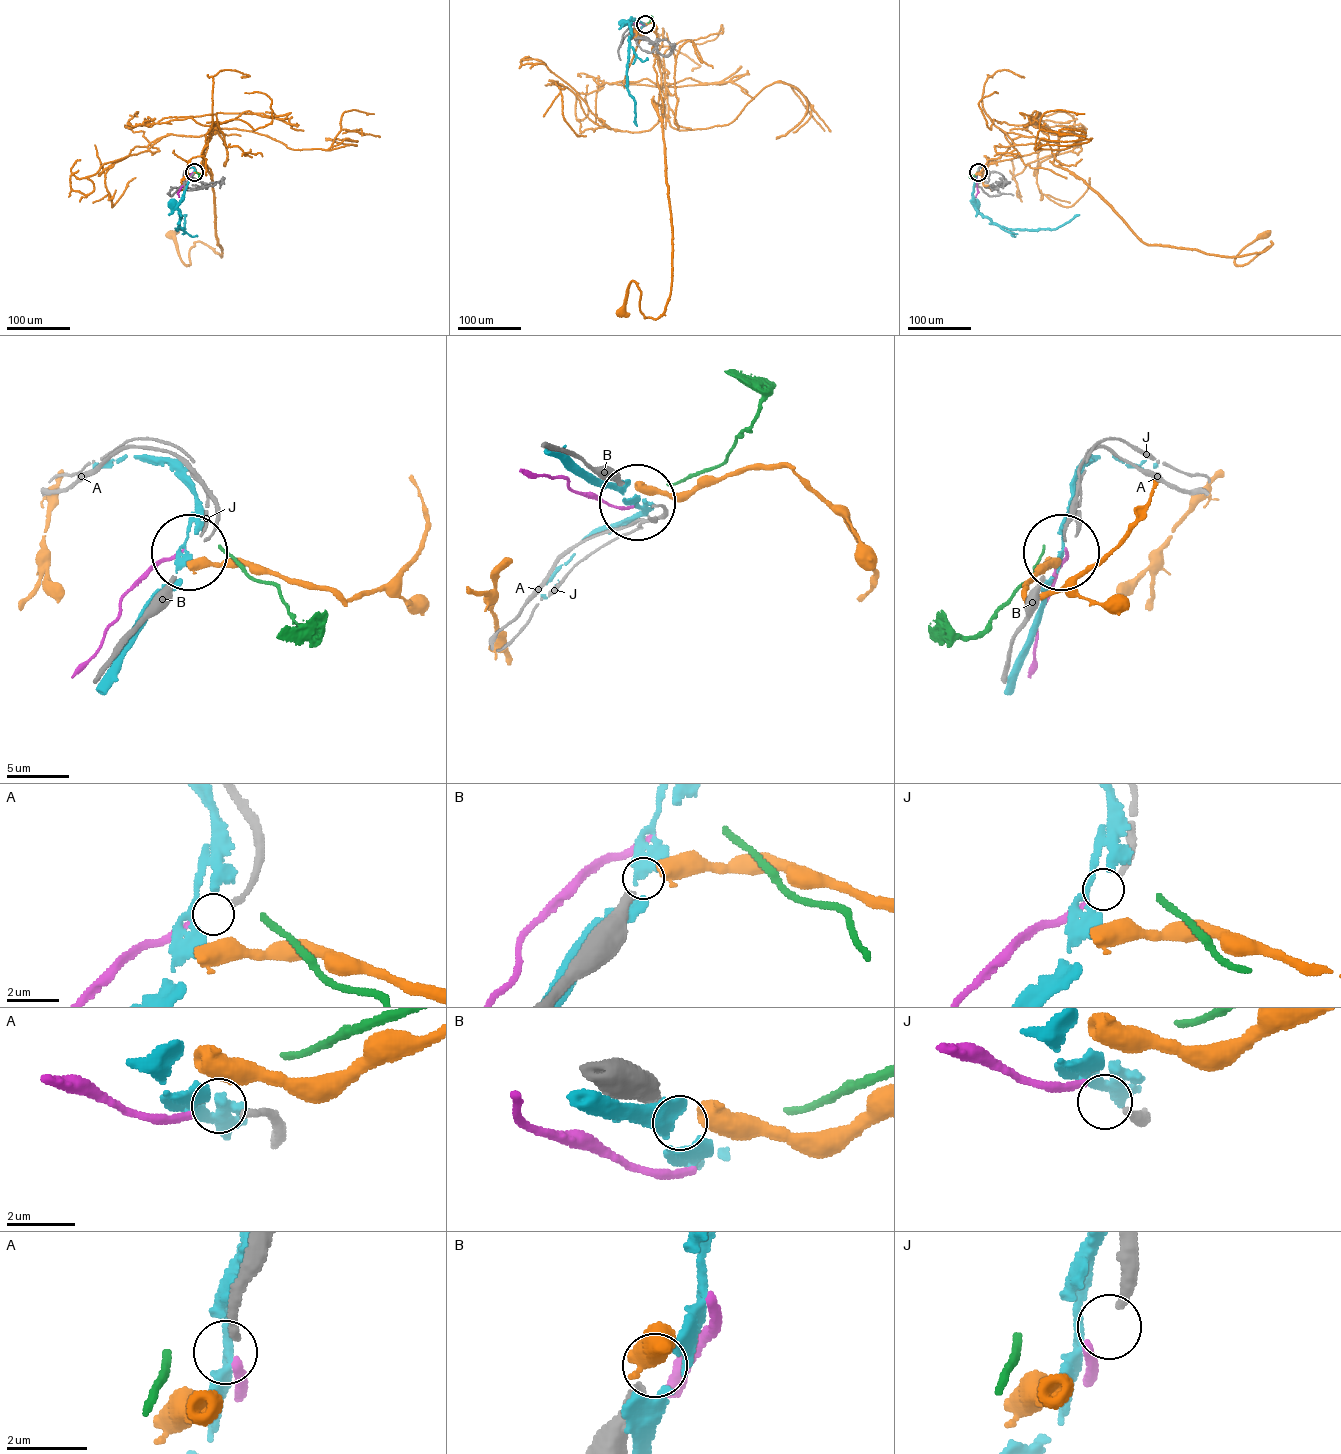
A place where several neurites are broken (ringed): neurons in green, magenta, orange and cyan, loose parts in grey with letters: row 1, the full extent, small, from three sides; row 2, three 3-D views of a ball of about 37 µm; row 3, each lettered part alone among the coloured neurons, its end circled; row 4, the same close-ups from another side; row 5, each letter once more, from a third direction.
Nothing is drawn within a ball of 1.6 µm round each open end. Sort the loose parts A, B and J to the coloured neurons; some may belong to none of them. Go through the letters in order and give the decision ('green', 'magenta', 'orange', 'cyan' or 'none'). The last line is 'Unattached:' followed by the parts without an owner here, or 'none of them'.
A: magenta
B: orange
J: none
Unattached: J

